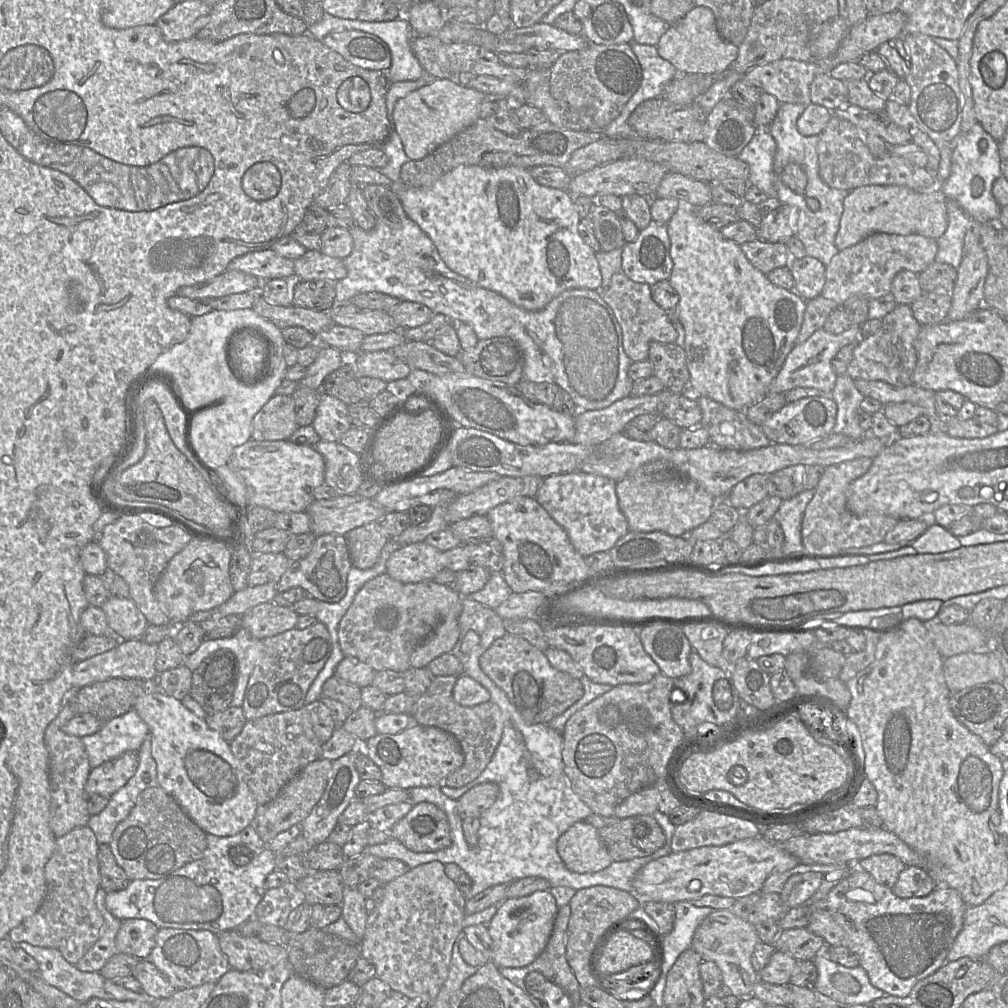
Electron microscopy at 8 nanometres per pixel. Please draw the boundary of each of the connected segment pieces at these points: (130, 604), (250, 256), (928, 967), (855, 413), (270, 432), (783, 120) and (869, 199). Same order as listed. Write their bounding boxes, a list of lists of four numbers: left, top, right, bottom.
[[101,596,149,640],[227,249,295,281],[825,864,967,997],[823,374,870,441],[251,395,298,441],[767,103,825,186],[835,186,947,251]]

